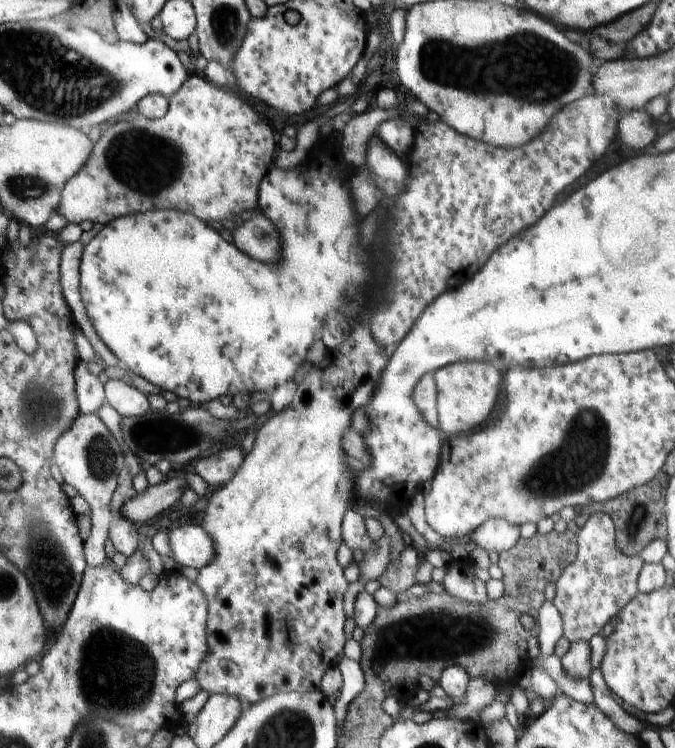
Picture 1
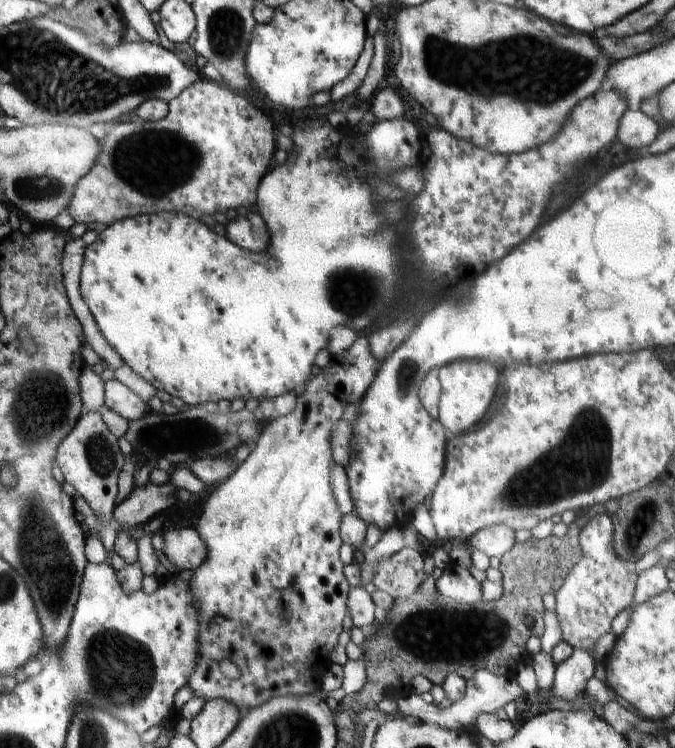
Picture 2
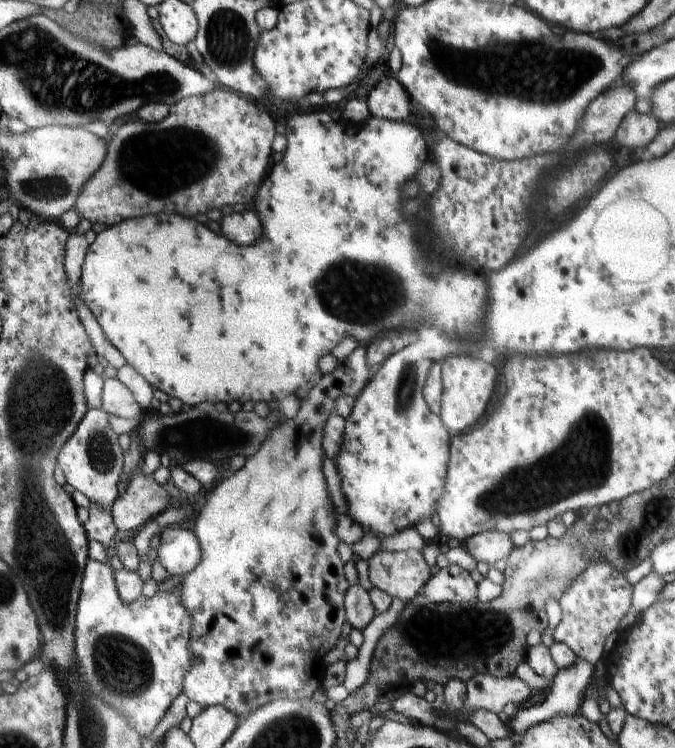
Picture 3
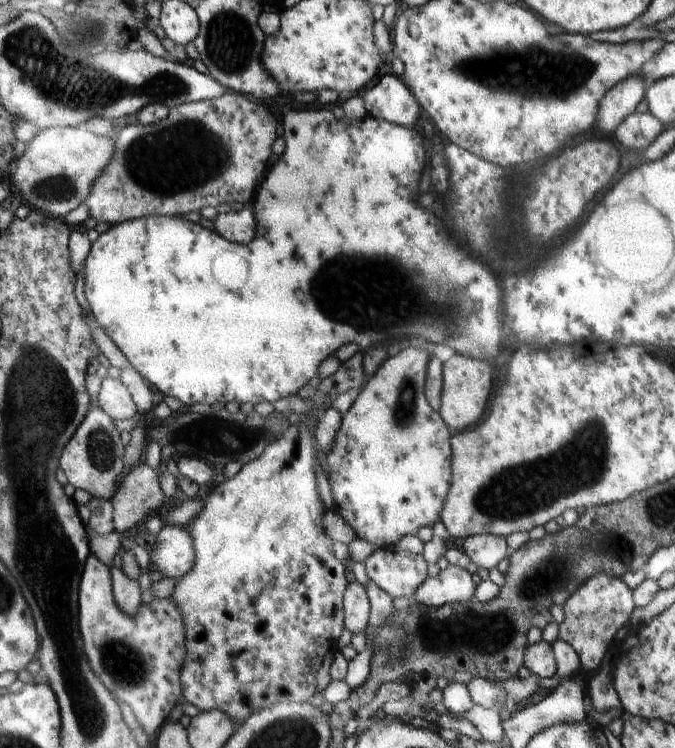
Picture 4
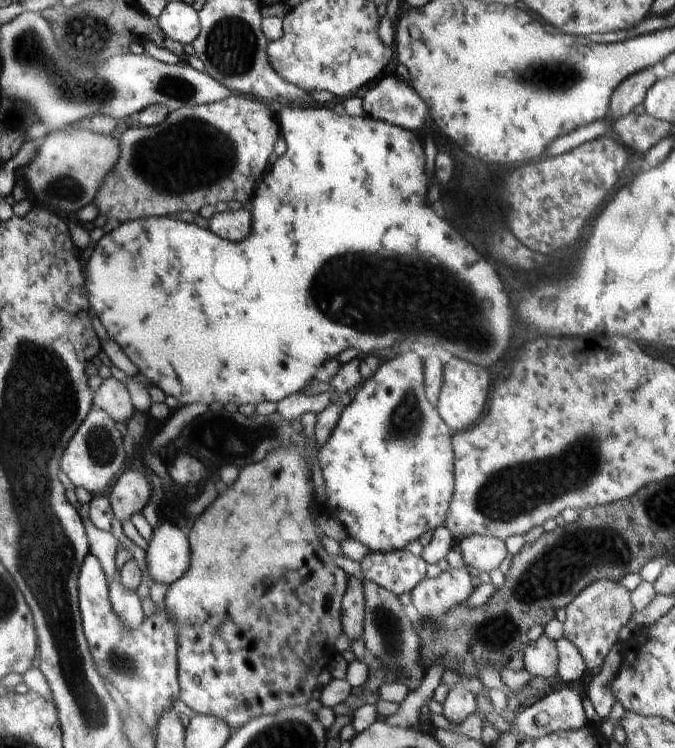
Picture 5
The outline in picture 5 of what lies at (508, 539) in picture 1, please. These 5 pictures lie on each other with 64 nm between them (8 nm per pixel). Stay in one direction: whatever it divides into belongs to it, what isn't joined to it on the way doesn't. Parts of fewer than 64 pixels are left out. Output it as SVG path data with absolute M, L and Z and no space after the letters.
M466 536L457 545L465 564L470 568L476 568L478 572L489 573L490 570L498 568L508 554L504 540L493 536Z

